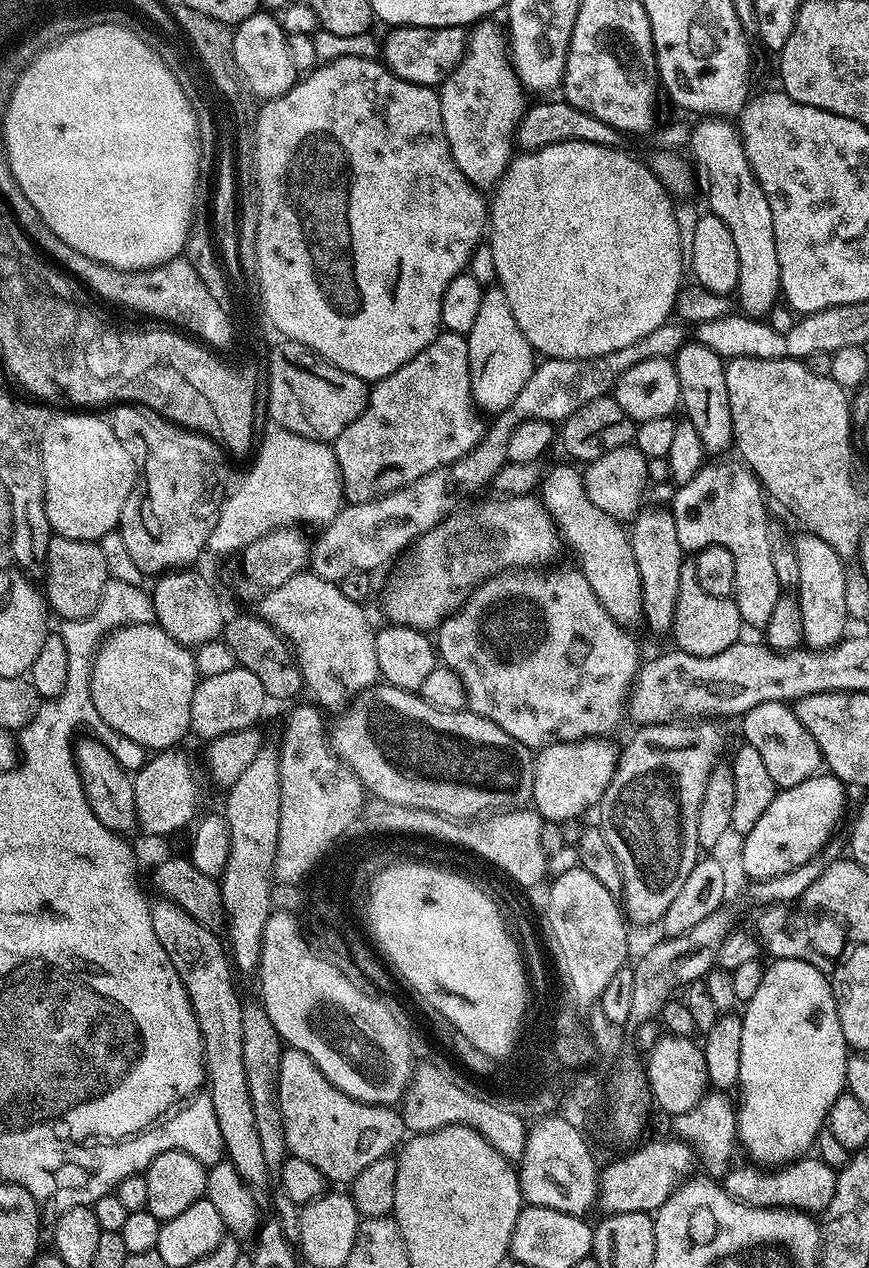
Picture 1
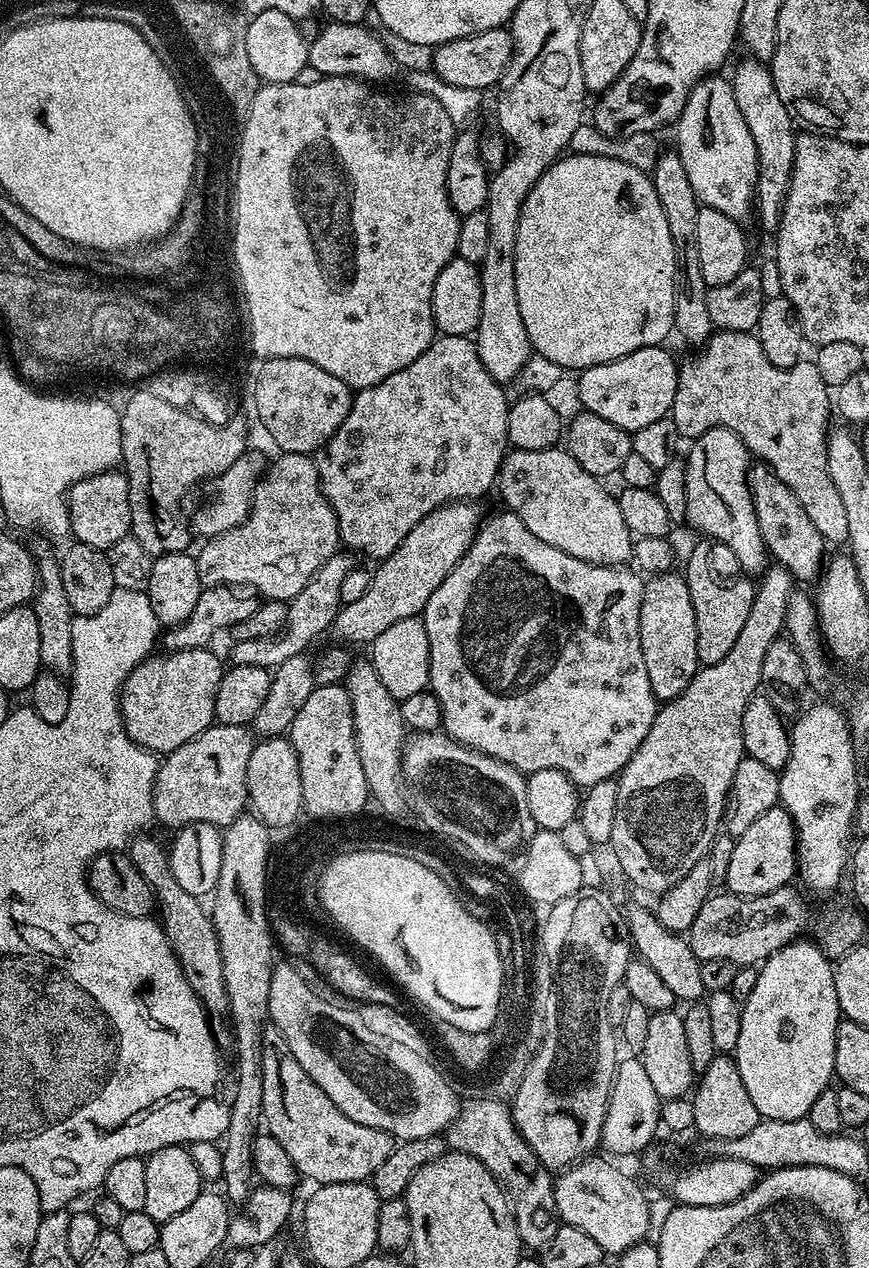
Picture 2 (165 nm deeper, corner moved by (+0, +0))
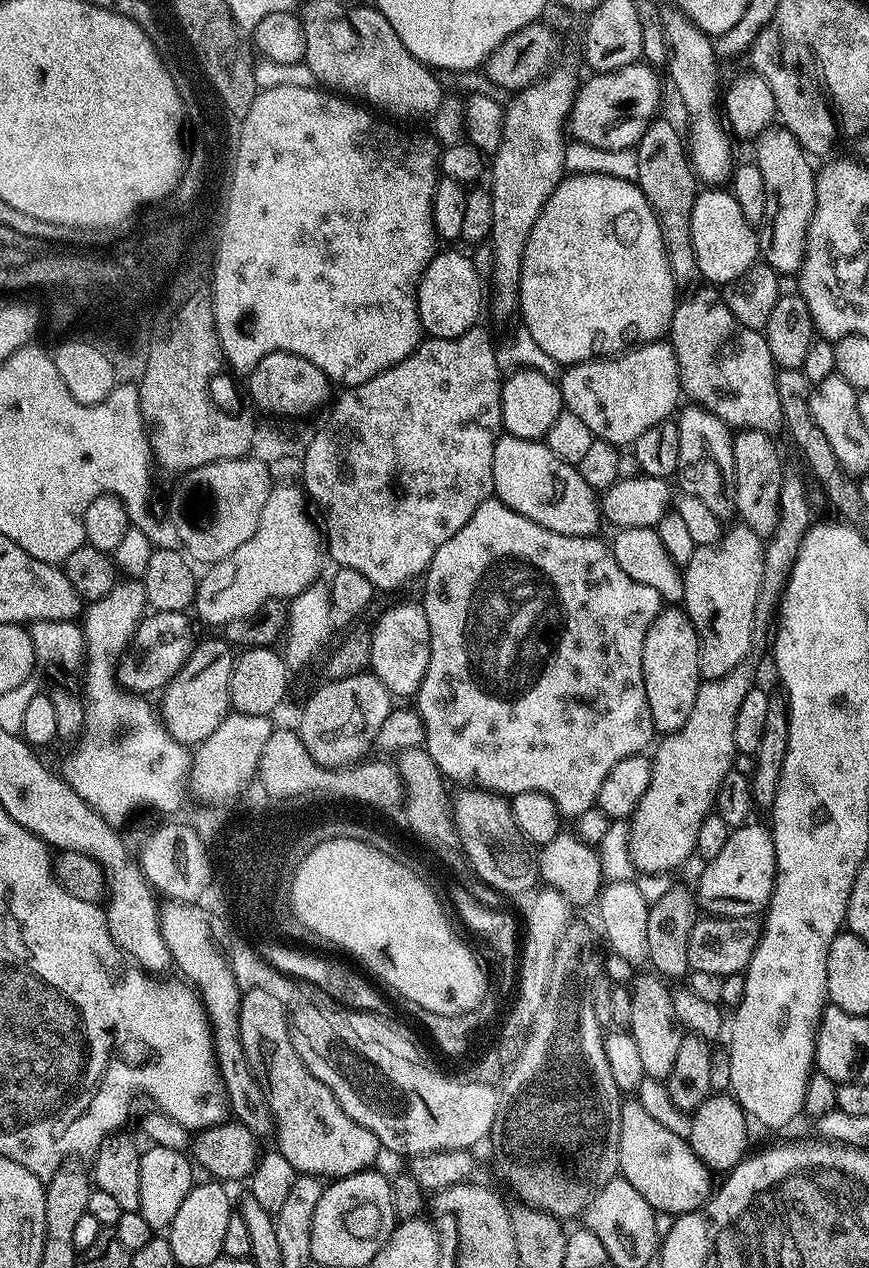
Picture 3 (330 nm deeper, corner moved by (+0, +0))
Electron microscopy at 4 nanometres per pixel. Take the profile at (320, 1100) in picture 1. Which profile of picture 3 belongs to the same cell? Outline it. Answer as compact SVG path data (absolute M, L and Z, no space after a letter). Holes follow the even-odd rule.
M249 988L240 998L240 1041L242 1050L246 1050L246 1058L254 1070L256 1080L266 1094L266 1102L270 1102L270 1110L275 1120L275 1136L278 1150L294 1166L297 1173L321 1178L339 1178L353 1176L356 1172L367 1172L372 1164L382 1155L382 1147L378 1138L365 1126L360 1126L342 1110L338 1098L325 1084L318 1082L314 1074L302 1062L298 1050L294 1050L292 1029L288 1026L288 1011L284 1003L273 992L264 988Z

